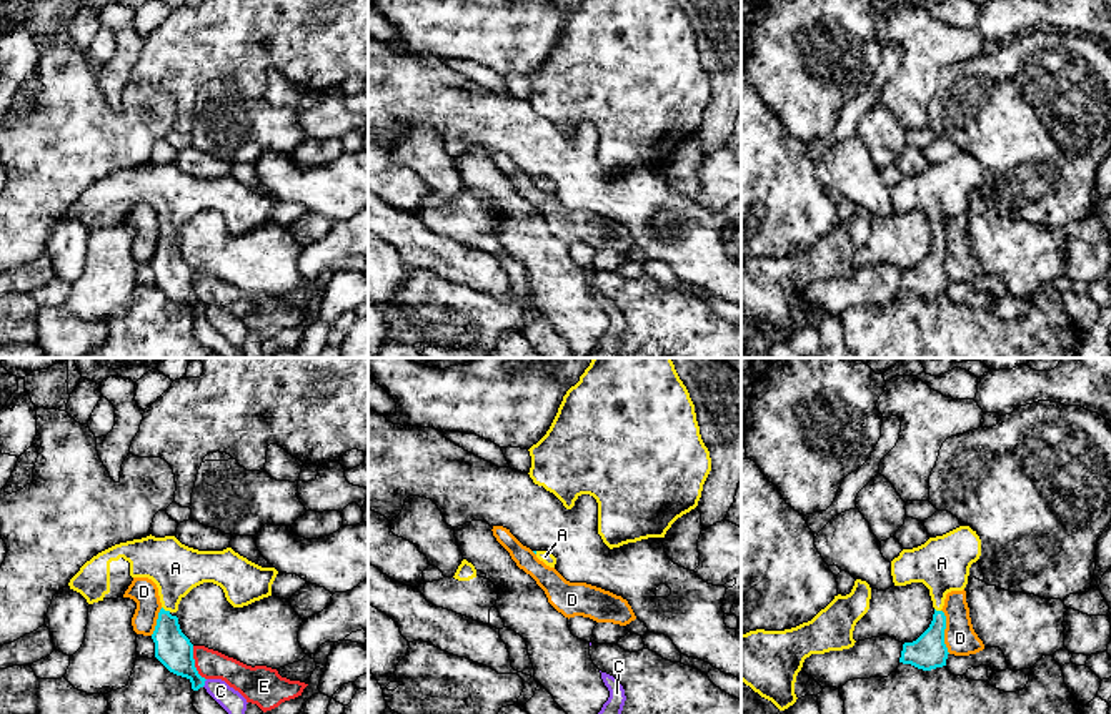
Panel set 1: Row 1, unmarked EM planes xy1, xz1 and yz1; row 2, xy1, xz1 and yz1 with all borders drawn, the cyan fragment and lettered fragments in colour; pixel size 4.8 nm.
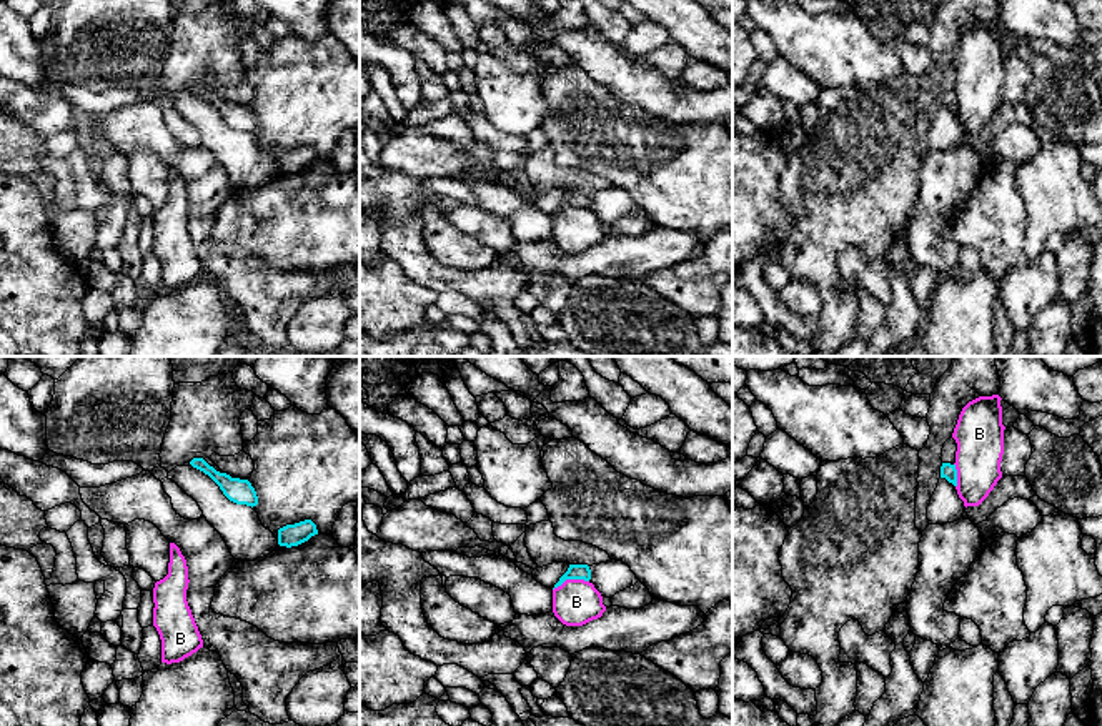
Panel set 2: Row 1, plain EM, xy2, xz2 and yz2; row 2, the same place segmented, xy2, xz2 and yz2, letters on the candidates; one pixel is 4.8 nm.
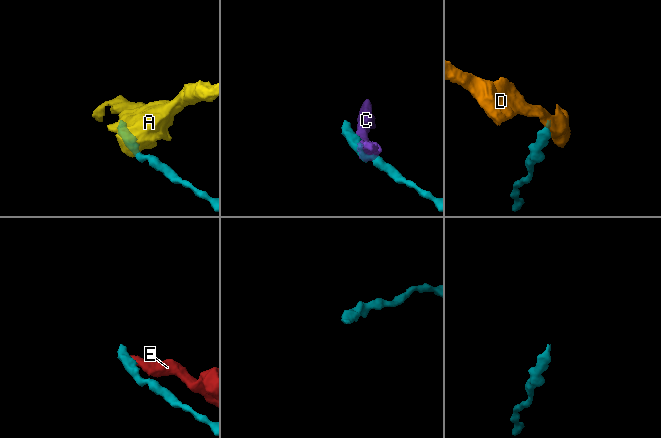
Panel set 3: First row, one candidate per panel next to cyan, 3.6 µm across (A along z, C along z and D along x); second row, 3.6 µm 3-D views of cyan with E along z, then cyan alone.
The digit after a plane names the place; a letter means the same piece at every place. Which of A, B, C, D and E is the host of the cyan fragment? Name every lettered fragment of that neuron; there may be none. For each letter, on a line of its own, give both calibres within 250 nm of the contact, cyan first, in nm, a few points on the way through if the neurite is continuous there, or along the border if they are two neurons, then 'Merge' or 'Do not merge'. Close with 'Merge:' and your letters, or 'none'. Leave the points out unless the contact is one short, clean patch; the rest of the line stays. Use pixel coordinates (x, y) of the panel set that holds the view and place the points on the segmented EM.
A: Thickness 180 nm (cyan) against 240 nm. Path across: xy1 (174, 649), (167, 636), (167, 611), (175, 568). Merge
B: Thickness 80 nm (cyan) against 220 nm. Boundary: xz2 (588, 580), (565, 580), (553, 590). Do not merge
C: Thickness 180 nm (cyan) against 110 nm. Boundary: xy1 (207, 679), (202, 686). Do not merge
D: Thickness 170 nm (cyan) against 160 nm. Boundary: yz1 (941, 609), (945, 616), (945, 646), (950, 653). Do not merge
E: Thickness 180 nm (cyan) against 140 nm. Boundary: xy1 (192, 646), (195, 669), (205, 679). Do not merge
Merge: A

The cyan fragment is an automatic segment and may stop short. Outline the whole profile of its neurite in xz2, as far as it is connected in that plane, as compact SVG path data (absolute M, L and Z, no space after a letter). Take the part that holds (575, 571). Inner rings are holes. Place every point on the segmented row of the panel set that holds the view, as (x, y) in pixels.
M569 564L568 571L559 578L554 588L561 586L566 579L591 579L591 569L588 564Z

